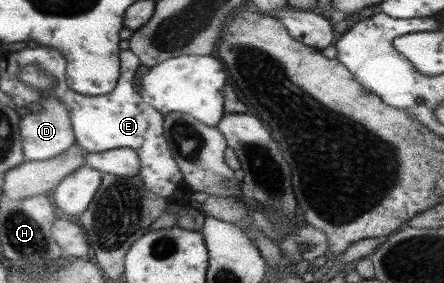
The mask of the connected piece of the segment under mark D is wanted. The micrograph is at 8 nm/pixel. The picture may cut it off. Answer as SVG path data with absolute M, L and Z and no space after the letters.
M55 96L43 98L39 105L40 111L22 115L18 123L23 162L51 159L74 143L74 133L66 107Z

